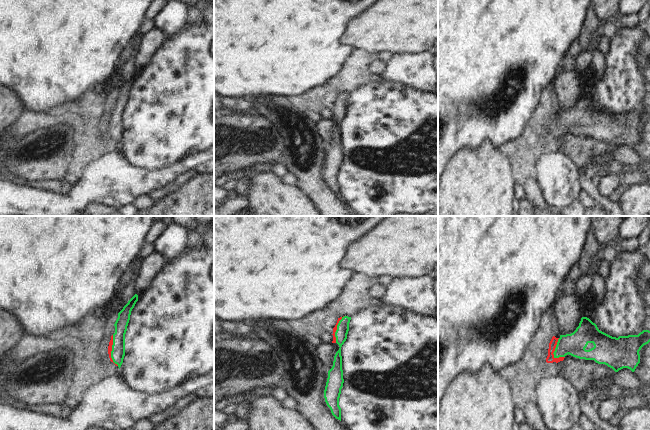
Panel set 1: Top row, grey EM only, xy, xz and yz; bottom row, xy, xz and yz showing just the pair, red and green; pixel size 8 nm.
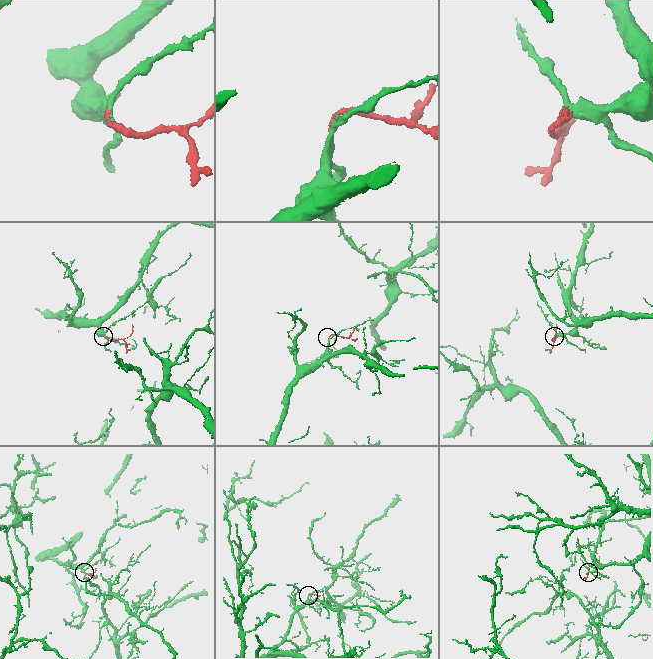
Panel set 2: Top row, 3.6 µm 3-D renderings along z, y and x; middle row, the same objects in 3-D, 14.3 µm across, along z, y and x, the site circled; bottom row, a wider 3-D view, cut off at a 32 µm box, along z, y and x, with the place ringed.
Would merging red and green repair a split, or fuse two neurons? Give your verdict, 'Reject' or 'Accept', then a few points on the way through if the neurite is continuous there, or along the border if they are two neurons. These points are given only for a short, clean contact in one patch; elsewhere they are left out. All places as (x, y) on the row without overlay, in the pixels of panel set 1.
Accept. Path across: xy (111, 117), (111, 126), (118, 124)

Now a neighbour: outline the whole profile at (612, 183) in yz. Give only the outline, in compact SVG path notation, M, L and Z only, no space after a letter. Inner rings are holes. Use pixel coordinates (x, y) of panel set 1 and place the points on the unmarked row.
M625 166L620 172L605 172L599 189L604 196L617 196L630 184L650 184L650 166Z

